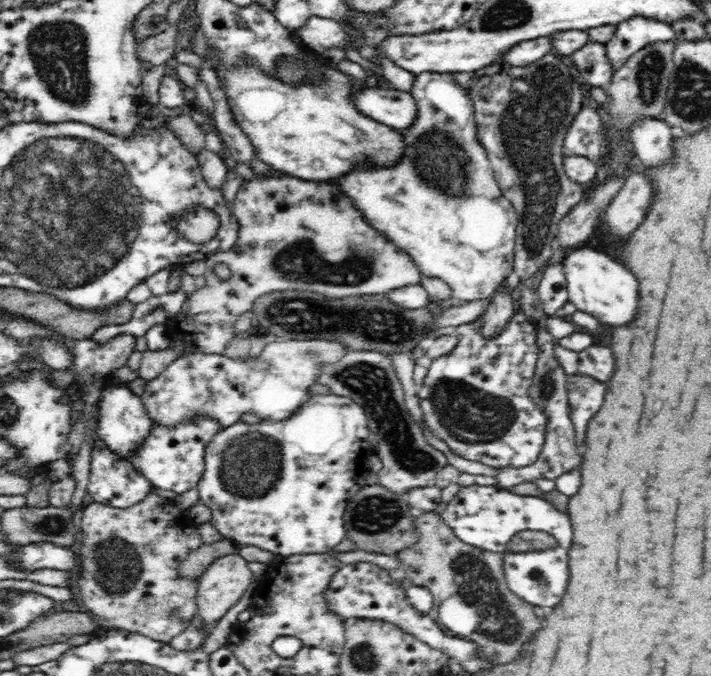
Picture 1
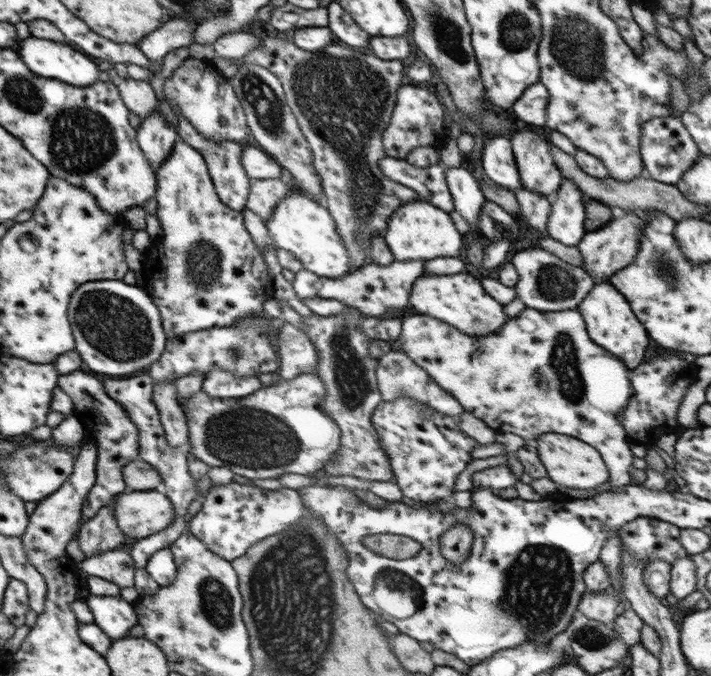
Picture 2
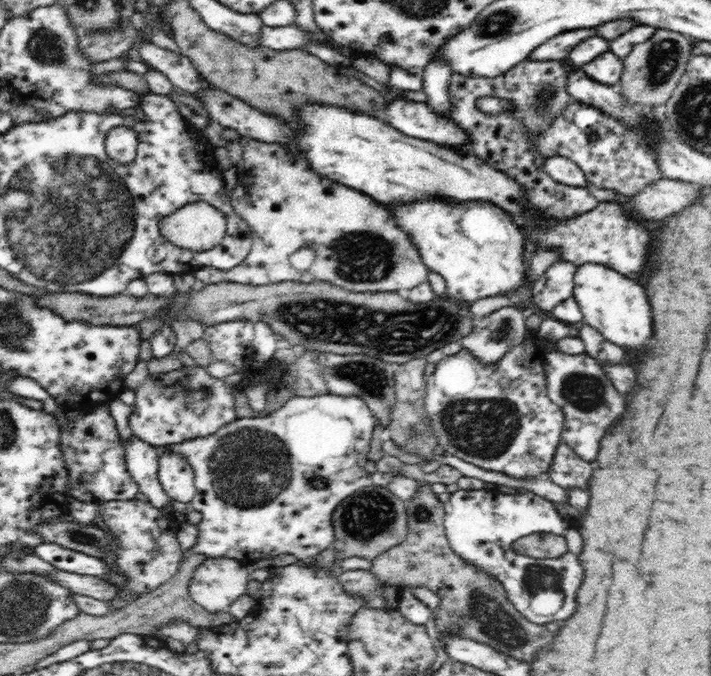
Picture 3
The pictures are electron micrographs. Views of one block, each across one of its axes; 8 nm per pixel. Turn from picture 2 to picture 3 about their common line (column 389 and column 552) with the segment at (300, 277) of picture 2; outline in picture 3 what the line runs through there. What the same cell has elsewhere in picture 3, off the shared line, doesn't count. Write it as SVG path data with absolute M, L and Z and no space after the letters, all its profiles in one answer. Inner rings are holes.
M563 260L553 262L533 282L531 300L546 313L573 296L574 274L577 267Z

